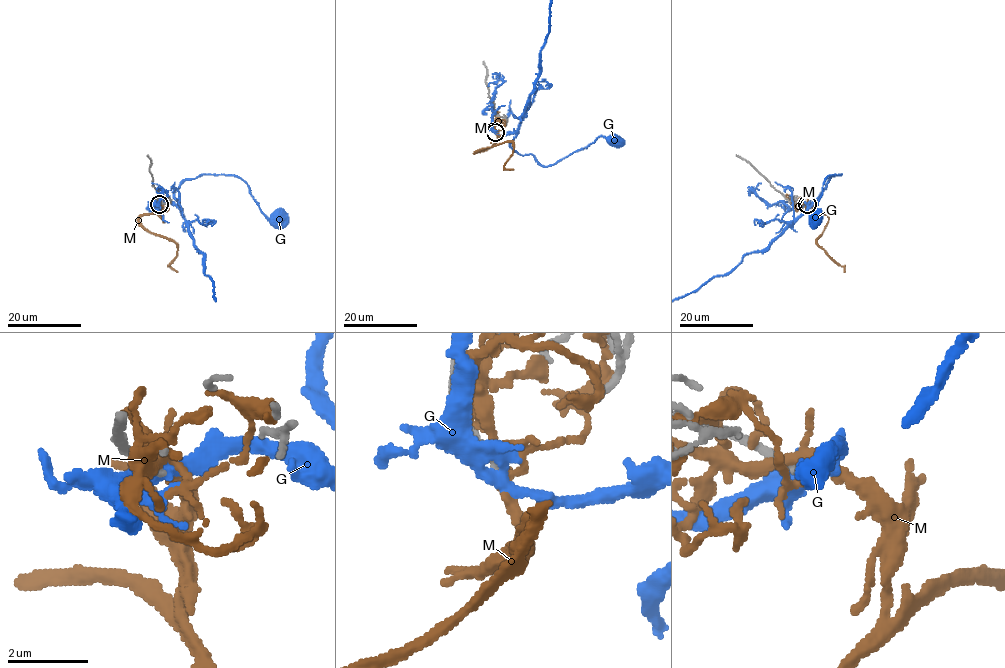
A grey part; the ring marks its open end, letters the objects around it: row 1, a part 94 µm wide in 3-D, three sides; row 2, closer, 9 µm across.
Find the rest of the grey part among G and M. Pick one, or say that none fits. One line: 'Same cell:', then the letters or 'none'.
Same cell: G

